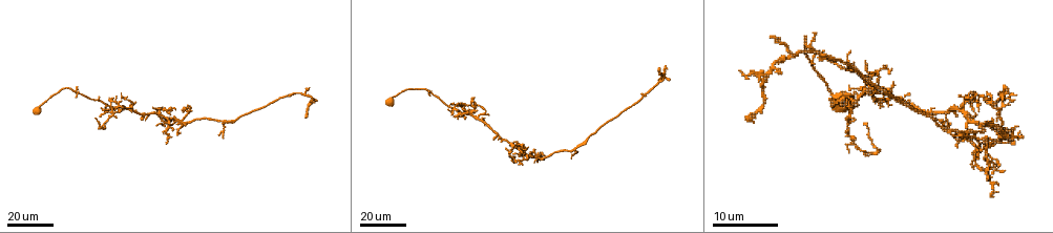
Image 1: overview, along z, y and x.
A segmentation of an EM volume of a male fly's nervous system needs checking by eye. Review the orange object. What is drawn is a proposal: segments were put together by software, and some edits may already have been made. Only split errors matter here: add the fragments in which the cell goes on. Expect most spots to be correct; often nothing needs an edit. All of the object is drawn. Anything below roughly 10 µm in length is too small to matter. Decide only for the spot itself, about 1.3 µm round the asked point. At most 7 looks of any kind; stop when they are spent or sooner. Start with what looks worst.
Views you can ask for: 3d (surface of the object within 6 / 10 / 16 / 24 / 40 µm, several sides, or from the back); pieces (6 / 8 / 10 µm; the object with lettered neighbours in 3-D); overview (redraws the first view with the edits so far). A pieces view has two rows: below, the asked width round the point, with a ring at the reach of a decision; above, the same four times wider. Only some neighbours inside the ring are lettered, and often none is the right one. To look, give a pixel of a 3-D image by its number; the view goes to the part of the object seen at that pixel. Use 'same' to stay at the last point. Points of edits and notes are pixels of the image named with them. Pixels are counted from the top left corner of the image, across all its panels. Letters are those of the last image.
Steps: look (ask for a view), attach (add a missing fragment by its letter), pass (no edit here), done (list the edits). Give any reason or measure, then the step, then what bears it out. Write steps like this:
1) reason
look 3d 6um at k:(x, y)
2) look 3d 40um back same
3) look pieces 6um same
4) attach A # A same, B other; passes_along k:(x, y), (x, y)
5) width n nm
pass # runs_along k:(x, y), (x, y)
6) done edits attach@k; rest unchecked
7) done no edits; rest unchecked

long arm stops here
look 3d 40um at 1:(305, 116)

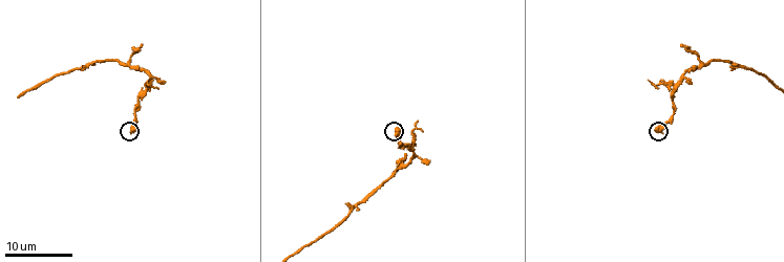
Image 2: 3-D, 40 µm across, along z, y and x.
look pieces 10um at 2:(395, 134)

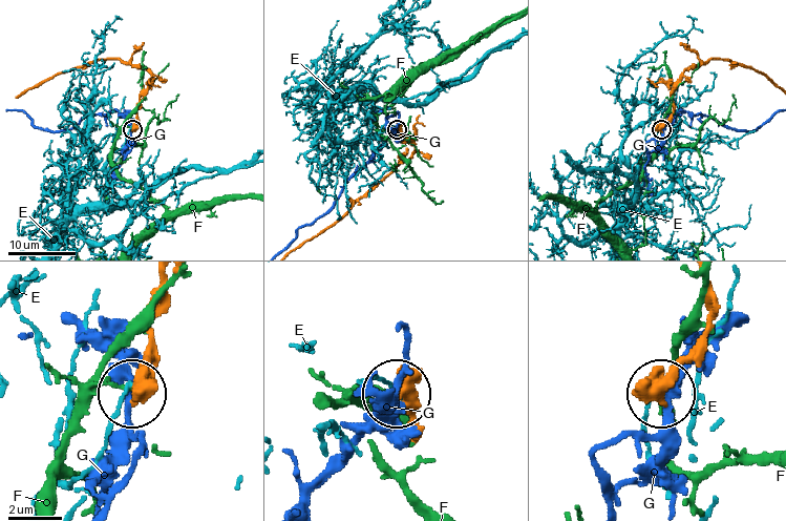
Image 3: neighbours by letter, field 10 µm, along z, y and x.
pass # E other, F other, G other; runs_along 3:(708, 279), (706, 341), (663, 393); none of them fits

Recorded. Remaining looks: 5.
an open end
look 3d 16um at 2:(681, 46)

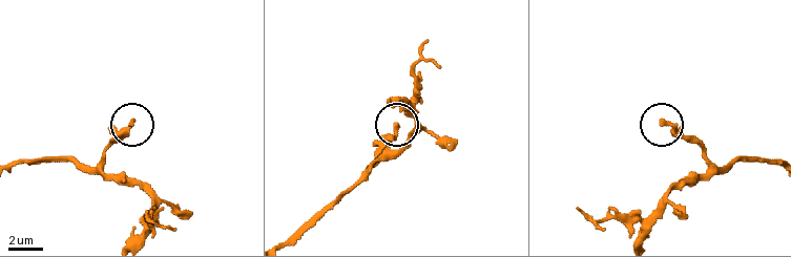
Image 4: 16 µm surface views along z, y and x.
look pieces 10um at 4:(397, 126)

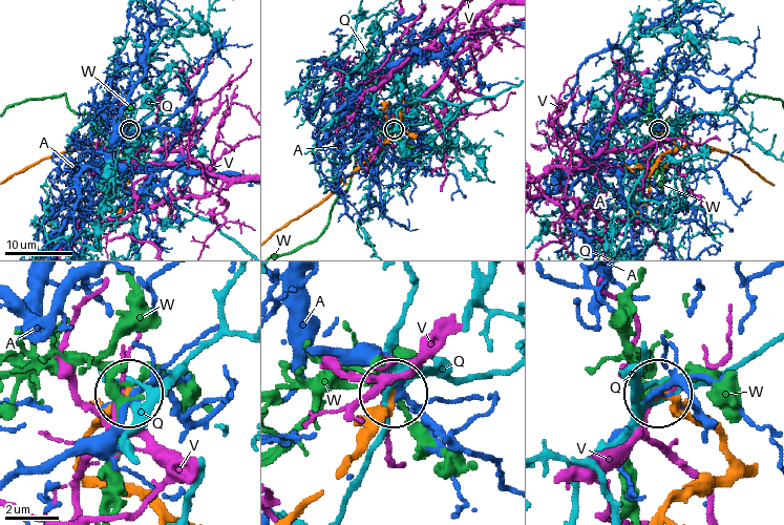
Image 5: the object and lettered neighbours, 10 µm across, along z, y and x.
pass # A other, Q other, V other, W other; runs_along 5:(745, 462), (659, 392); no lettered fragment goes on from it

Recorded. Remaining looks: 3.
branch stops here
look 3d 24um at 1:(572, 156)

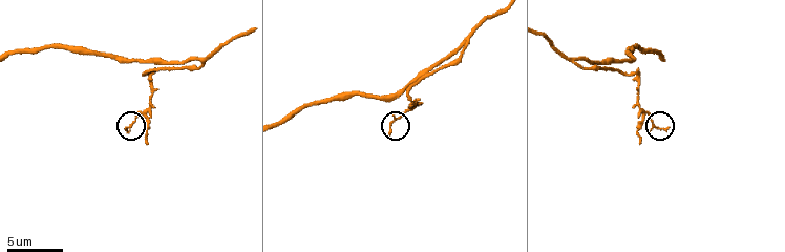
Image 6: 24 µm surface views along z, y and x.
see the neighbours
look pieces 6um at 6:(389, 133)

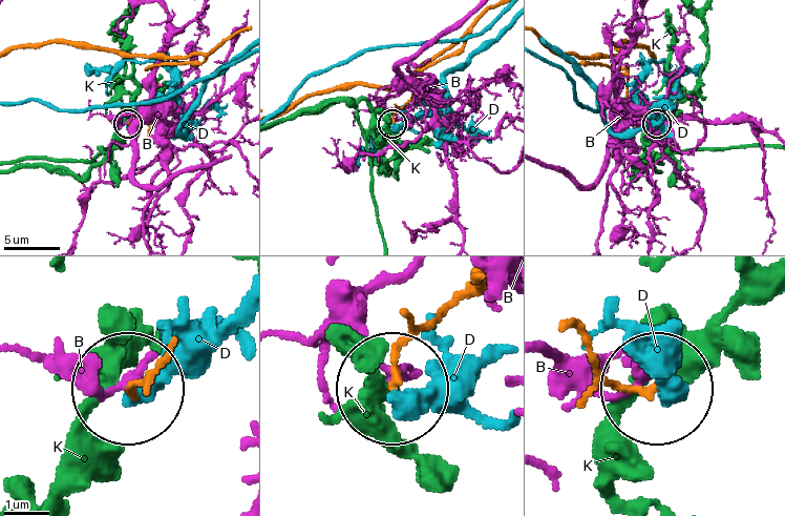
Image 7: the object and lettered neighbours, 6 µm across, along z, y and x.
pass # B other, D other, K other; runs_along 7:(452, 307), (407, 341), (397, 383); no lettered fragment goes on from it

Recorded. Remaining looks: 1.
done no edits; rest unchecked

